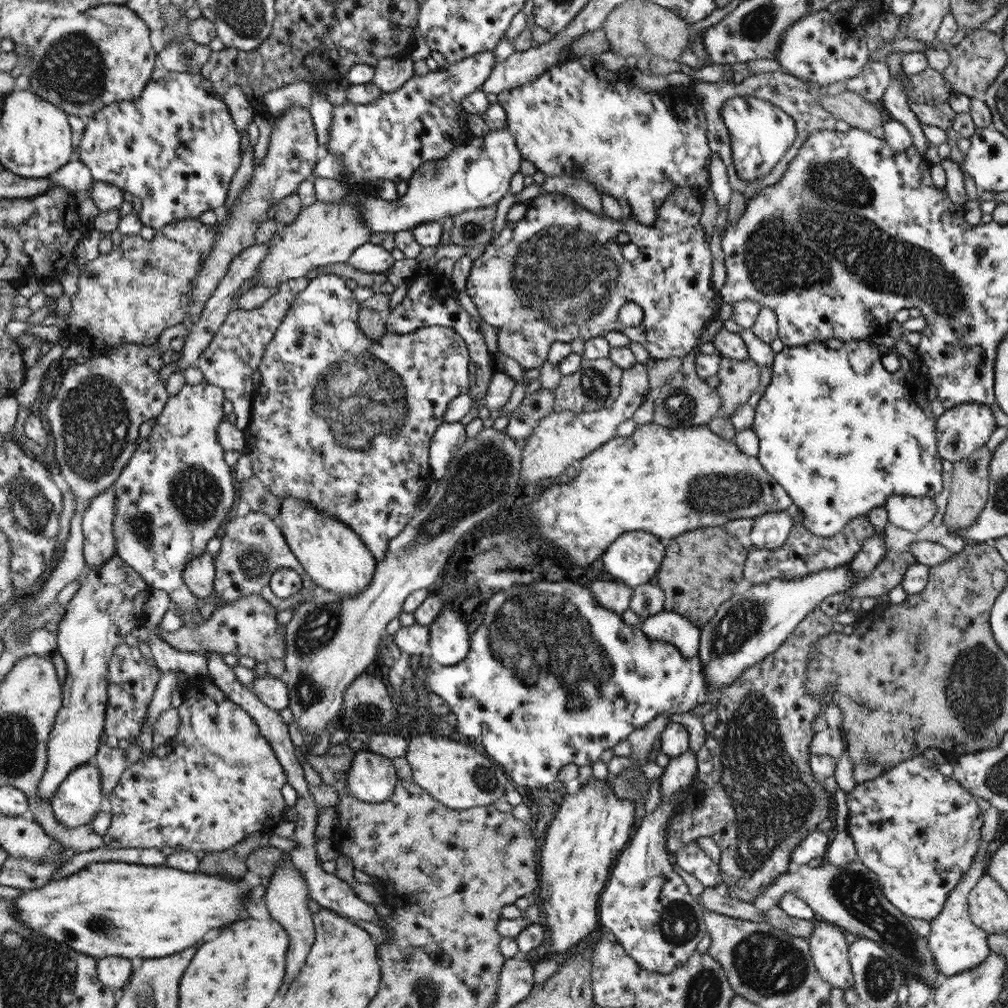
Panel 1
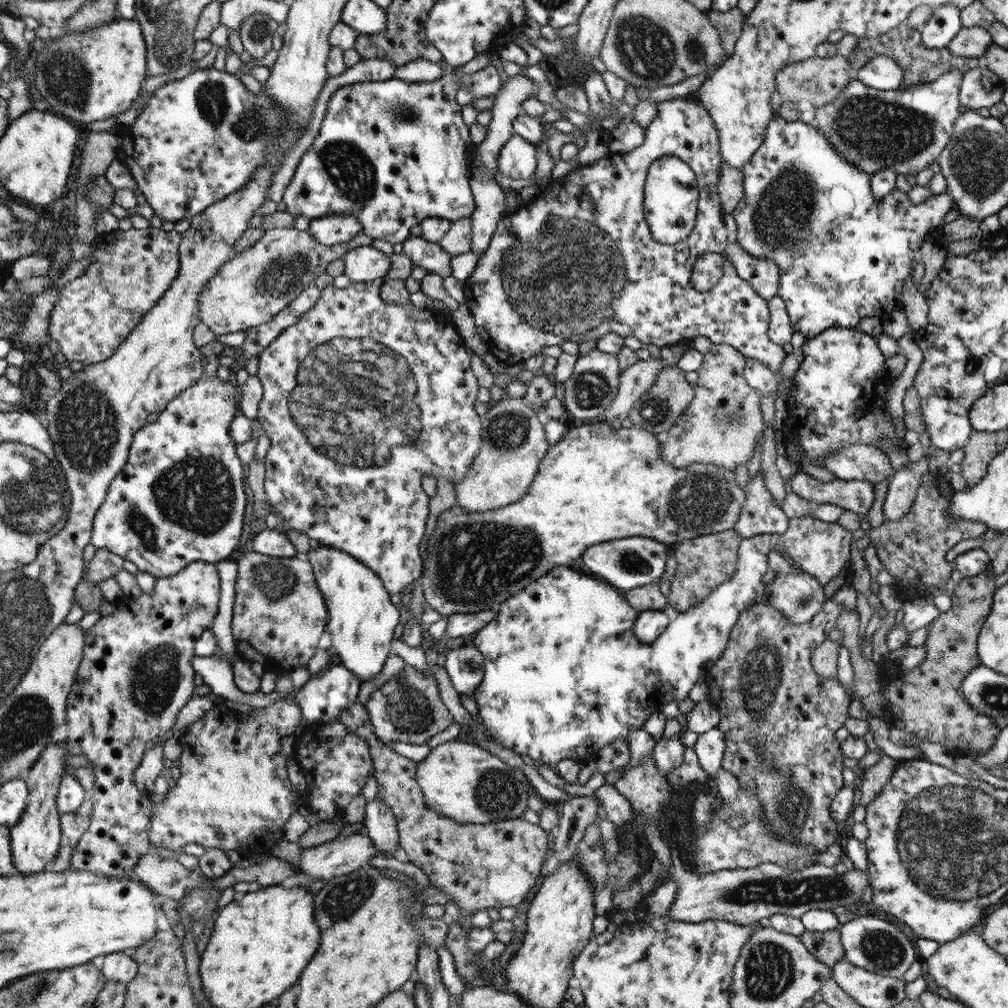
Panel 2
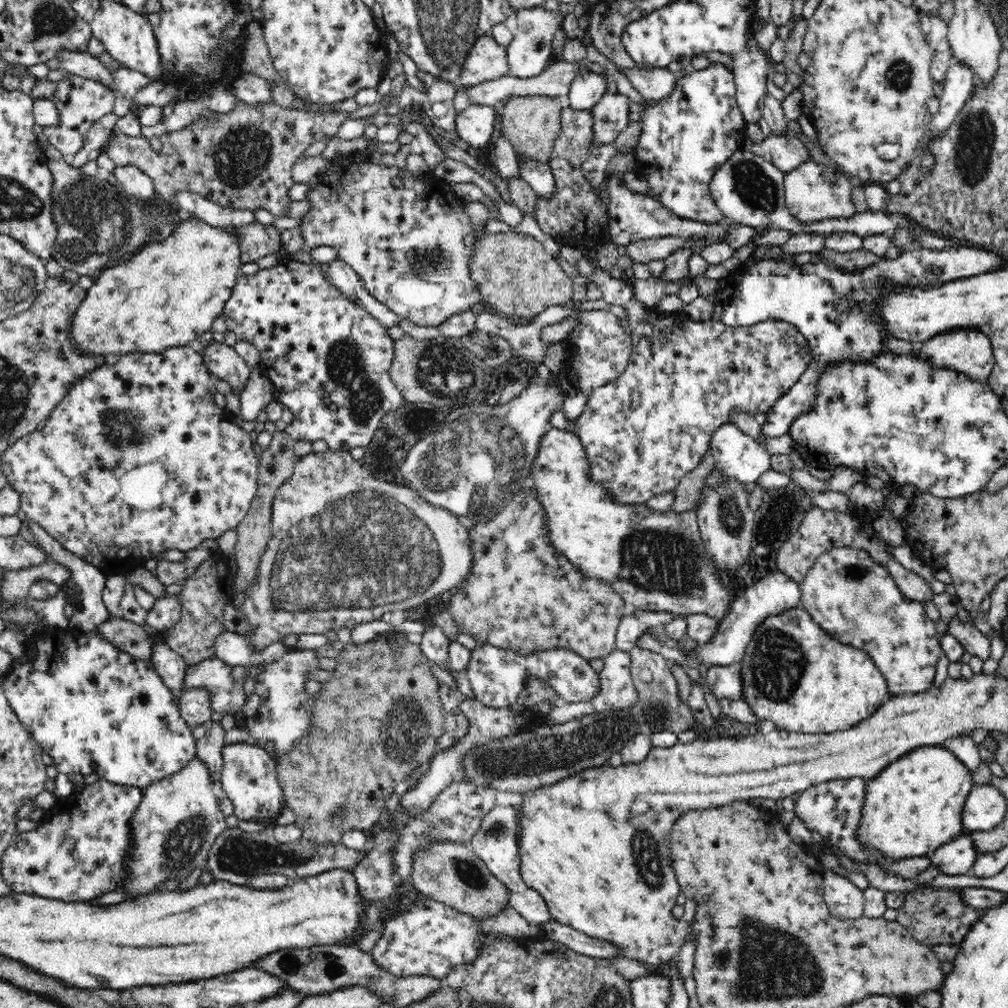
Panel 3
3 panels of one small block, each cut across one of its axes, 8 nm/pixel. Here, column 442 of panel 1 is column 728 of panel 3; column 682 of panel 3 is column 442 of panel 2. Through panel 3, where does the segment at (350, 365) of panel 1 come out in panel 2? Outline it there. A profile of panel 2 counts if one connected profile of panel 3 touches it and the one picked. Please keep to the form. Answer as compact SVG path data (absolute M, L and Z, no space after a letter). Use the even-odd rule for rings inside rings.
M381 276L366 282L352 281L347 288L340 289L334 285L324 288L315 307L304 313L298 323L284 331L260 354L260 360L255 363L252 372L262 382L263 394L257 418L270 441L264 460L266 474L263 485L269 504L283 516L284 532L296 529L307 534L316 545L347 552L372 568L383 580L384 588L389 594L396 594L403 590L407 591L410 584L414 586L416 580L423 574L419 548L426 530L429 496L421 488L422 478L434 476L439 480L445 477L450 483L460 484L460 480L464 480L464 476L468 474L473 458L479 451L482 442L482 421L481 416L476 413L474 403L481 386L472 372L471 356L451 315L436 308L418 309L410 301L404 305L384 302L379 293L383 283Z

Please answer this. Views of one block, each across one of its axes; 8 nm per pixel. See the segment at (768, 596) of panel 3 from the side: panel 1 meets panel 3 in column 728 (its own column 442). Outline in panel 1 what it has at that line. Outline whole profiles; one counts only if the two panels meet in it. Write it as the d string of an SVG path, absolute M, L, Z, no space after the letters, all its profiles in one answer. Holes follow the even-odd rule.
M456 606L444 607L440 616L429 624L432 658L447 667L462 662L470 646L466 629Z

